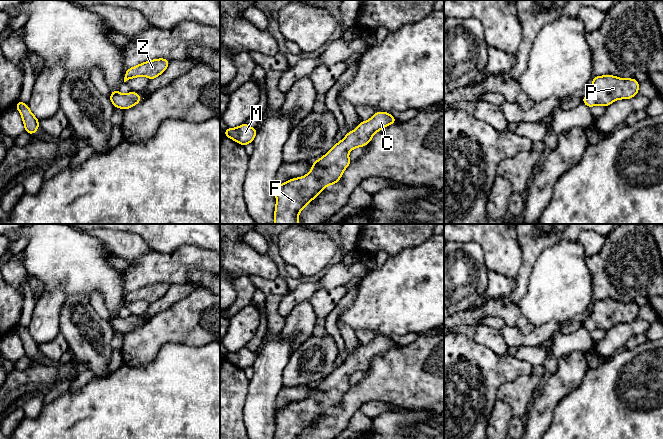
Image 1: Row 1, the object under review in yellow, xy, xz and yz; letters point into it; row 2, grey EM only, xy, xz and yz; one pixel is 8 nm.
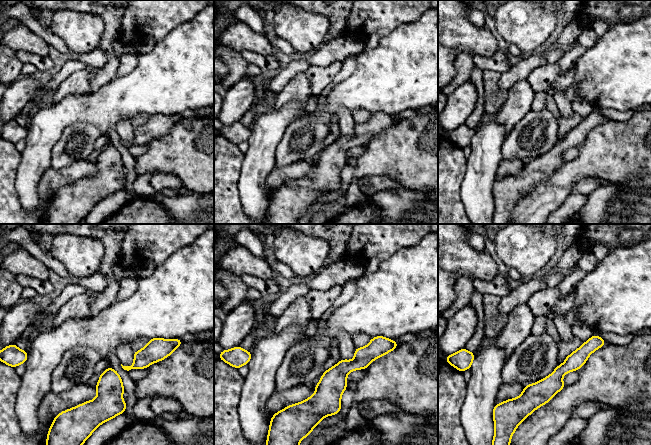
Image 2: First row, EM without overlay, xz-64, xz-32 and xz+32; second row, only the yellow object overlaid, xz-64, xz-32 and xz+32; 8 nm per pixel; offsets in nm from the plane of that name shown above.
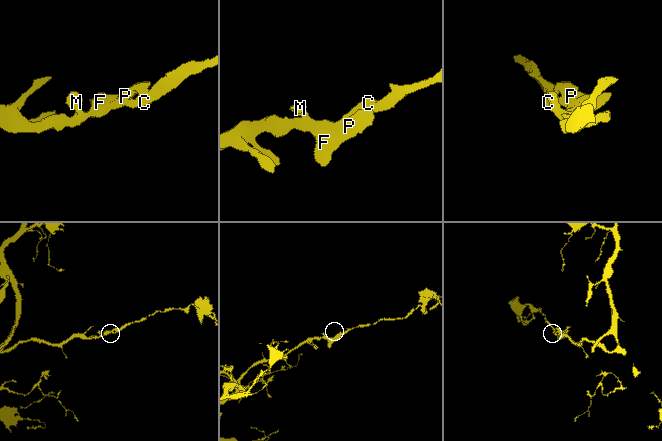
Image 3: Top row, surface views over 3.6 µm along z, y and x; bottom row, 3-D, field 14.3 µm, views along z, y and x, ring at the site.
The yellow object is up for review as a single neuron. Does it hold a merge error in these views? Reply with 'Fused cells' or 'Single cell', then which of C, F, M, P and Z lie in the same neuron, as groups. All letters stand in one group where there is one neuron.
Single cell. Groups: C F M P Z

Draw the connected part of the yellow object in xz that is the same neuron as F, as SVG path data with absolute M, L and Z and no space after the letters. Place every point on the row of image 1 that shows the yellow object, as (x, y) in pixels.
M376 112L368 121L361 121L354 131L348 132L344 139L337 142L321 159L313 163L311 171L300 178L292 178L284 184L276 185L276 208L274 212L274 224L299 224L298 214L315 199L328 185L333 185L341 179L343 171L351 163L348 152L357 147L363 147L370 143L373 135L397 120L388 112Z

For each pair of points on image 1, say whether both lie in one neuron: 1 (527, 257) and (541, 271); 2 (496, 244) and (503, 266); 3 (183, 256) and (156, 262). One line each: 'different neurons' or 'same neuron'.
1: different neurons
2: same neuron
3: same neuron

